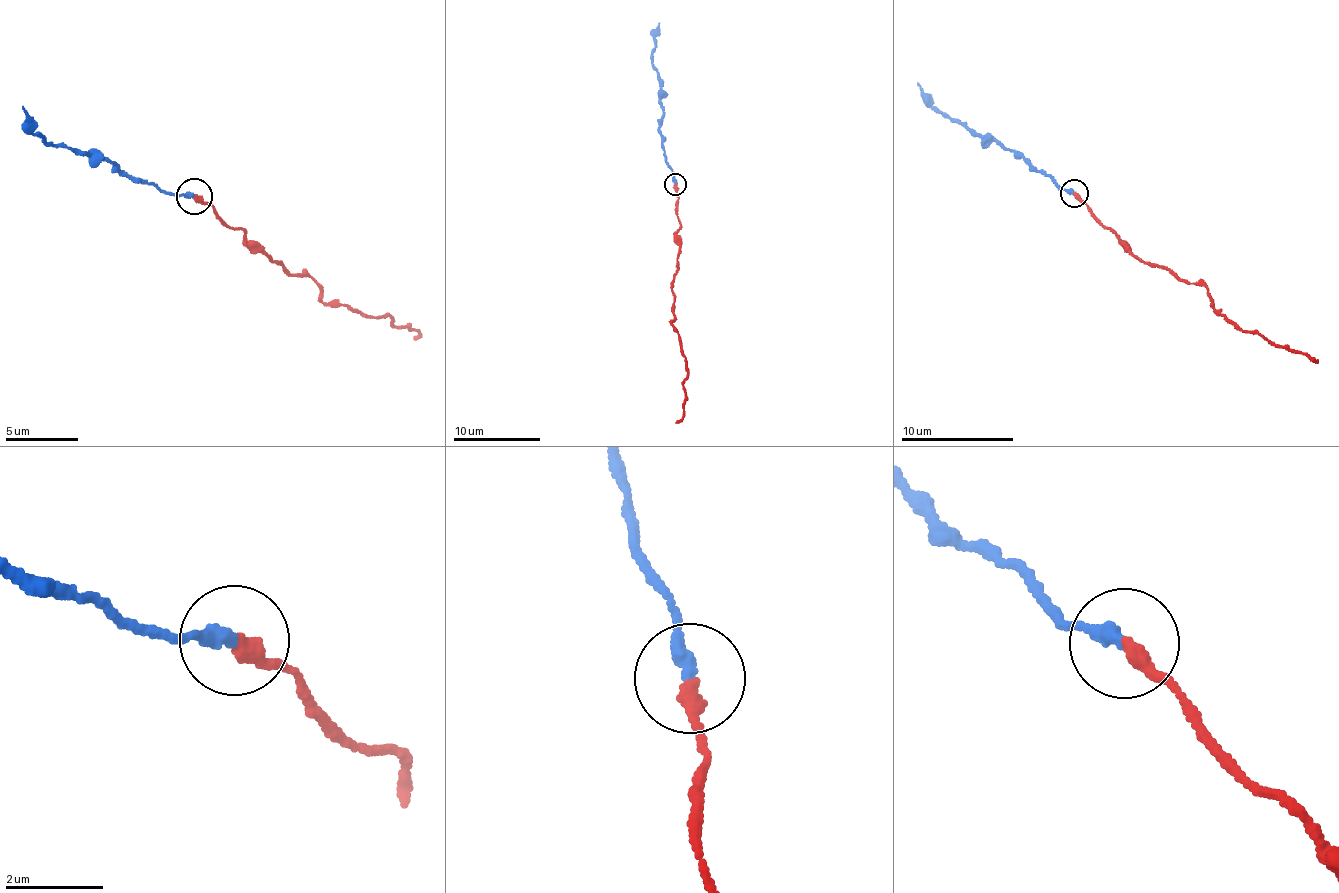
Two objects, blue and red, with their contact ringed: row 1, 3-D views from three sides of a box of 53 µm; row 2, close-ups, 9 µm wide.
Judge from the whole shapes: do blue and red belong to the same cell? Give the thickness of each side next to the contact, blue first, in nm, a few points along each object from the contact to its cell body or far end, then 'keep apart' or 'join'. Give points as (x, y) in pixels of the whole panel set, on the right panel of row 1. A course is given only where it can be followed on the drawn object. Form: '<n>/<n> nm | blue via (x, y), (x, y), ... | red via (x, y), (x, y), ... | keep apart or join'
320/320 nm | blue via (1075, 192), (1056, 187), (994, 140), (972, 135), (959, 118), (944, 117), (917, 82) | red via (1075, 192), (1137, 256), (1206, 286), (1215, 310), (1242, 332), (1262, 334), (1318, 362) | join

